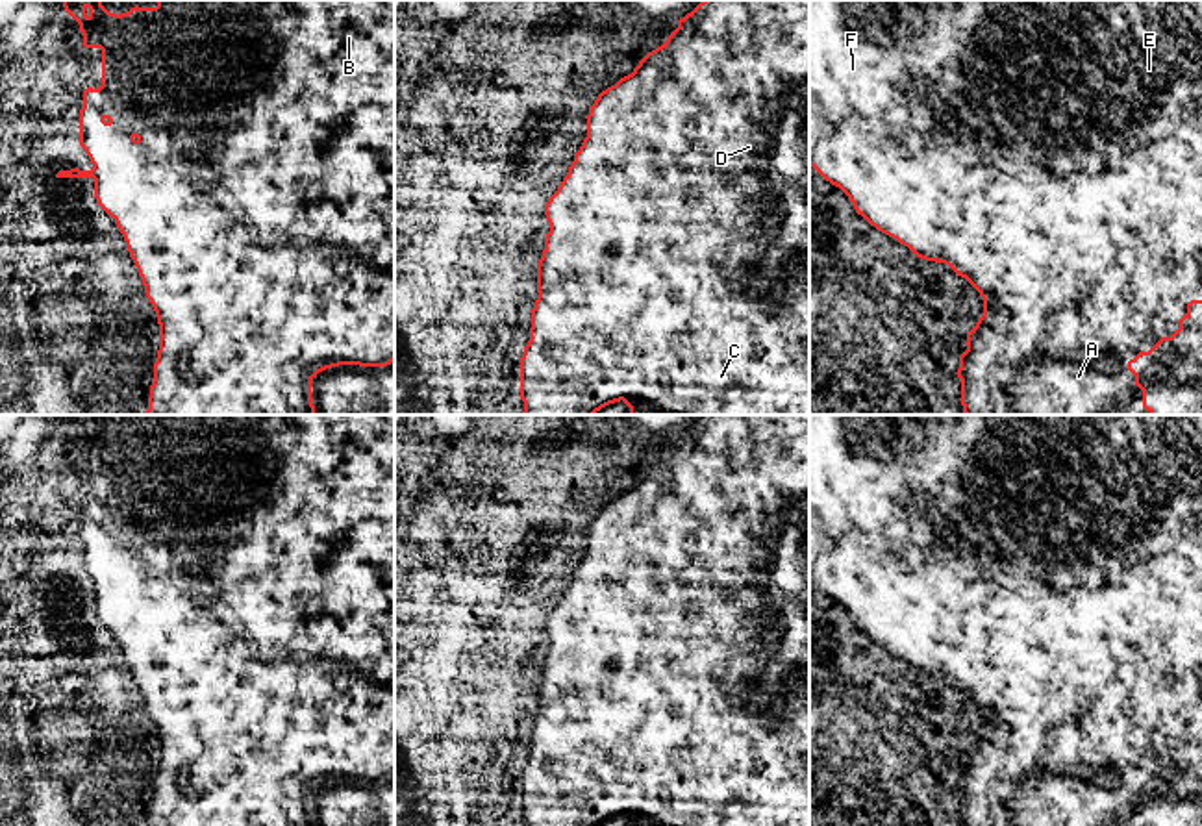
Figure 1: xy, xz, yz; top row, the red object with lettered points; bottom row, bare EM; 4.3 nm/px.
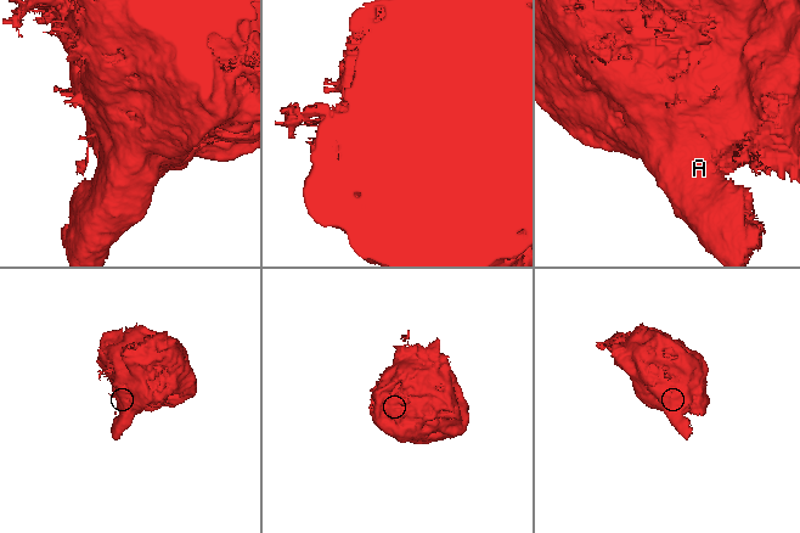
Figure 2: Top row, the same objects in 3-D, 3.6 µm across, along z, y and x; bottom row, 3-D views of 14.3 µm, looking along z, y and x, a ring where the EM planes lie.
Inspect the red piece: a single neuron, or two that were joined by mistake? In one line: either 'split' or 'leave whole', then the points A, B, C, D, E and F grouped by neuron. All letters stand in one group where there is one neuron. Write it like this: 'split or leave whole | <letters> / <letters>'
leave whole | A B C D E F

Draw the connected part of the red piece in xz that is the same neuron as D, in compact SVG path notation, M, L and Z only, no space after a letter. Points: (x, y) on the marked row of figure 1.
M702 0L678 20L678 28L648 52L632 74L598 94L587 115L583 139L567 176L545 206L550 232L537 263L537 300L532 309L530 341L520 357L520 400L524 415L595 415L624 402L628 415L809 415L809 0Z

